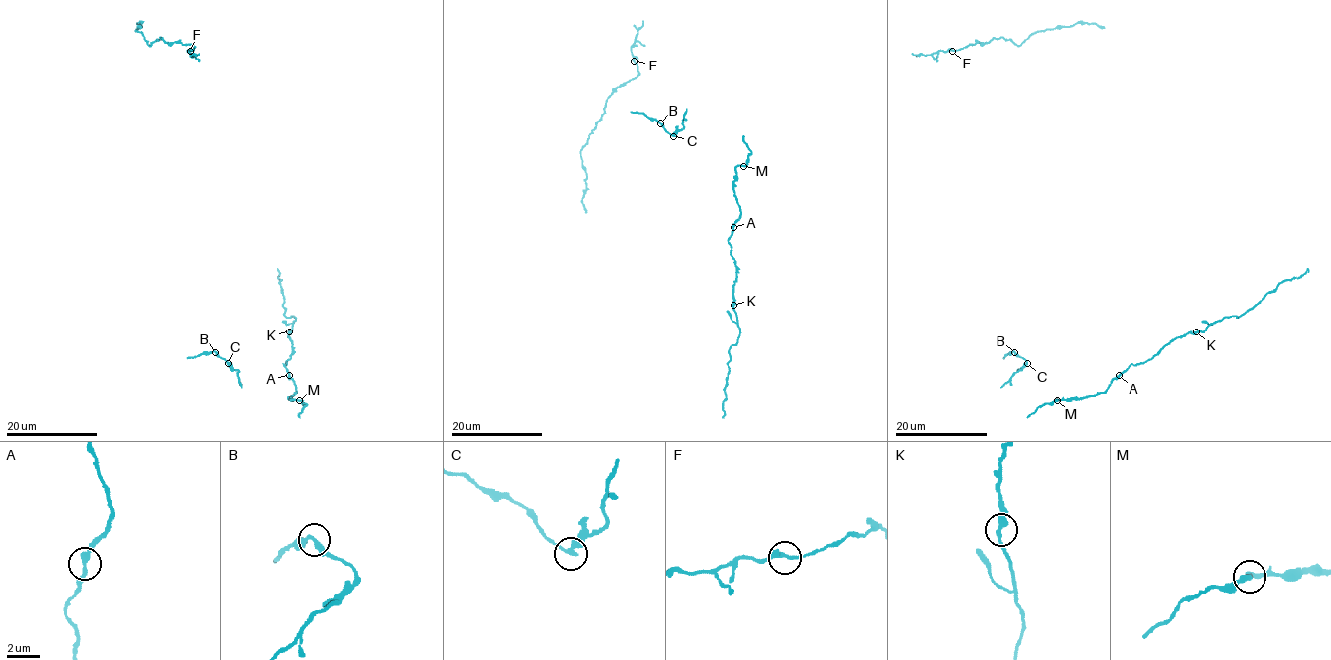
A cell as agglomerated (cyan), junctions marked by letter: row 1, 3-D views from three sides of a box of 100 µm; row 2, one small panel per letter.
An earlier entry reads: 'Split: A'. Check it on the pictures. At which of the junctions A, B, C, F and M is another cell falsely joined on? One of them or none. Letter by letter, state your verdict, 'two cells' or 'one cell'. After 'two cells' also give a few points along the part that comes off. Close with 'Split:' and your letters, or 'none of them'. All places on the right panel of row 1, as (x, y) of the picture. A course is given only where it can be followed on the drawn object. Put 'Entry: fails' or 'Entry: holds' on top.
Entry: holds
A: two cells; foreign part runs (1119, 375), (1131, 364), (1145, 362), (1179, 337), (1243, 315), (1280, 282), (1300, 278), (1308, 269)
B: one cell
C: one cell
F: one cell
M: one cell
Split: A

